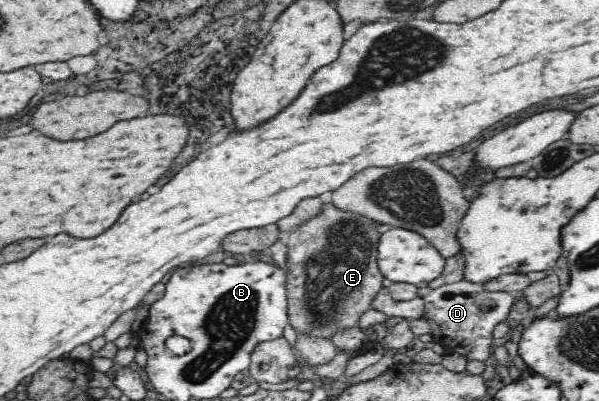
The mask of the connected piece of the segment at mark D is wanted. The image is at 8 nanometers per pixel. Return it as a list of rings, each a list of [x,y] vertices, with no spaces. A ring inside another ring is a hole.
[[[466,280],[428,289],[422,295],[422,299],[425,306],[422,318],[430,325],[429,333],[434,338],[434,341],[441,343],[447,352],[459,349],[470,360],[479,361],[488,360],[492,329],[498,322],[506,319],[513,301],[509,292],[488,292],[482,288],[480,283],[471,283]]]

